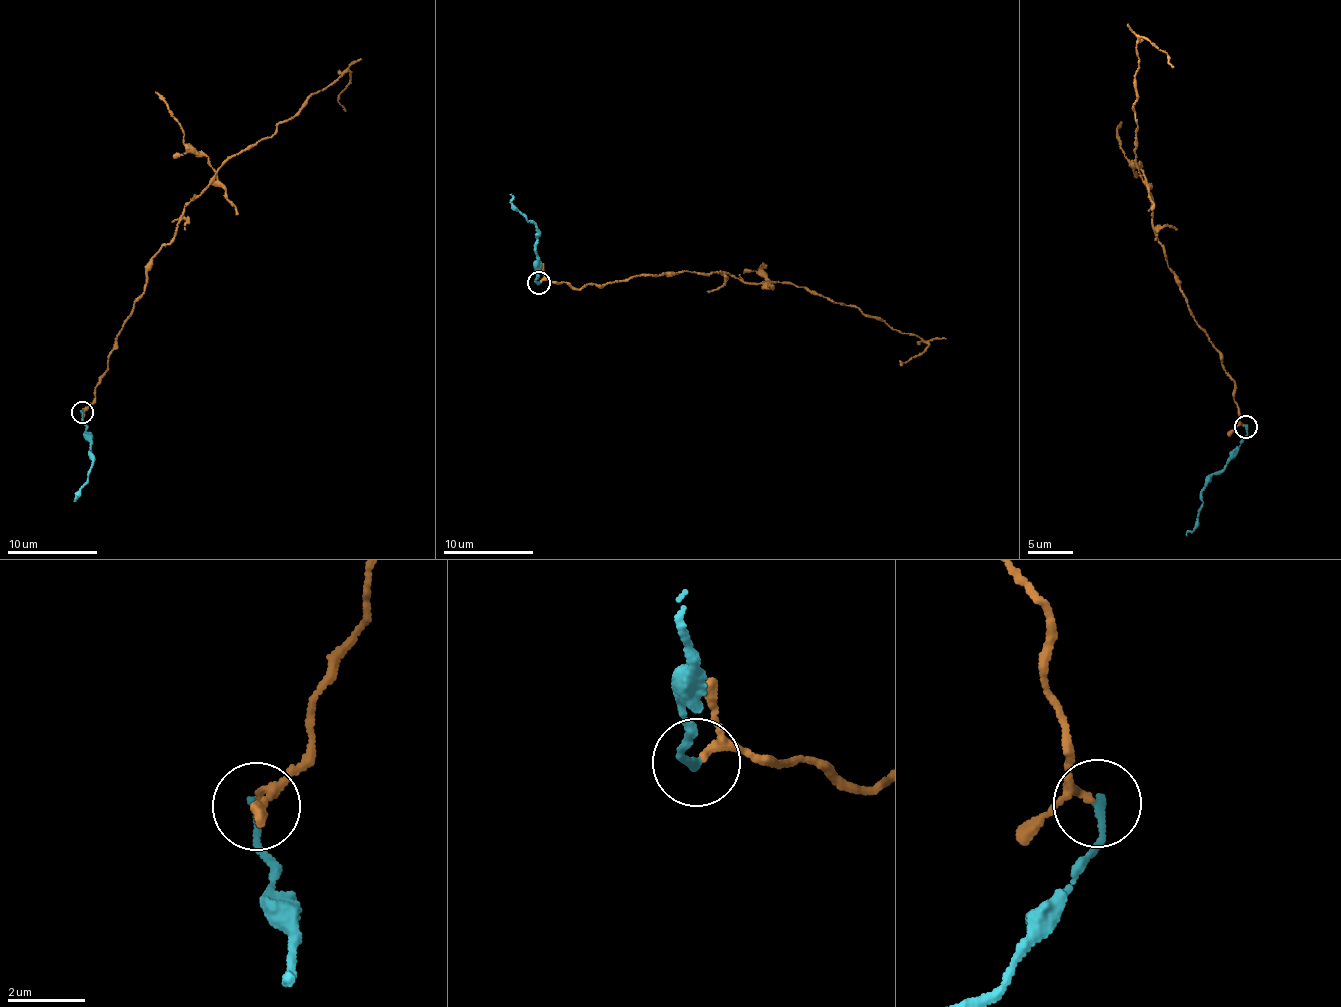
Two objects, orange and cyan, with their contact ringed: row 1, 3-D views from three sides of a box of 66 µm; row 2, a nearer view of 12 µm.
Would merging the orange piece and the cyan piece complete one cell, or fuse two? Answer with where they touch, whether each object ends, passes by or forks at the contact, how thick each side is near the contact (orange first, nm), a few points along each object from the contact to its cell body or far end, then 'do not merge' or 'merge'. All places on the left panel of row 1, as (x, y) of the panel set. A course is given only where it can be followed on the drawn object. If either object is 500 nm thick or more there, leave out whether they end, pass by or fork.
place (82, 412); orange passes by; cyan ends; calibres 150 and 220 nm; course orange (82, 412), (184, 207), (228, 159), (347, 72), (338, 101), (346, 110); course cyan (82, 412), (92, 465), (75, 500); do not merge

